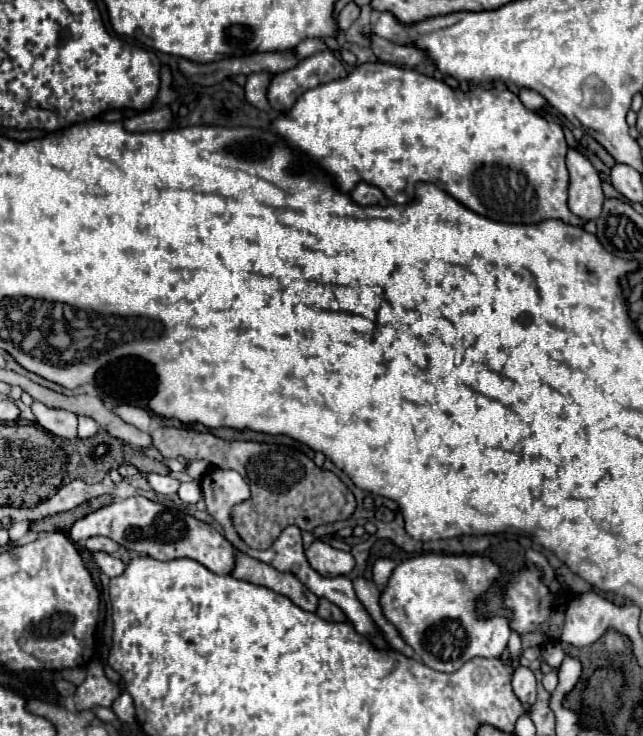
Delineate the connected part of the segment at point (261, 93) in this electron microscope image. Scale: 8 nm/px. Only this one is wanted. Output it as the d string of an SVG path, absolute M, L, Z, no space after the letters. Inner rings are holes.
M259 72L259 74L251 74L247 78L247 84L245 84L247 102L257 106L259 110L269 110L269 102L265 96L265 88L269 84L269 78L271 78L269 72Z

